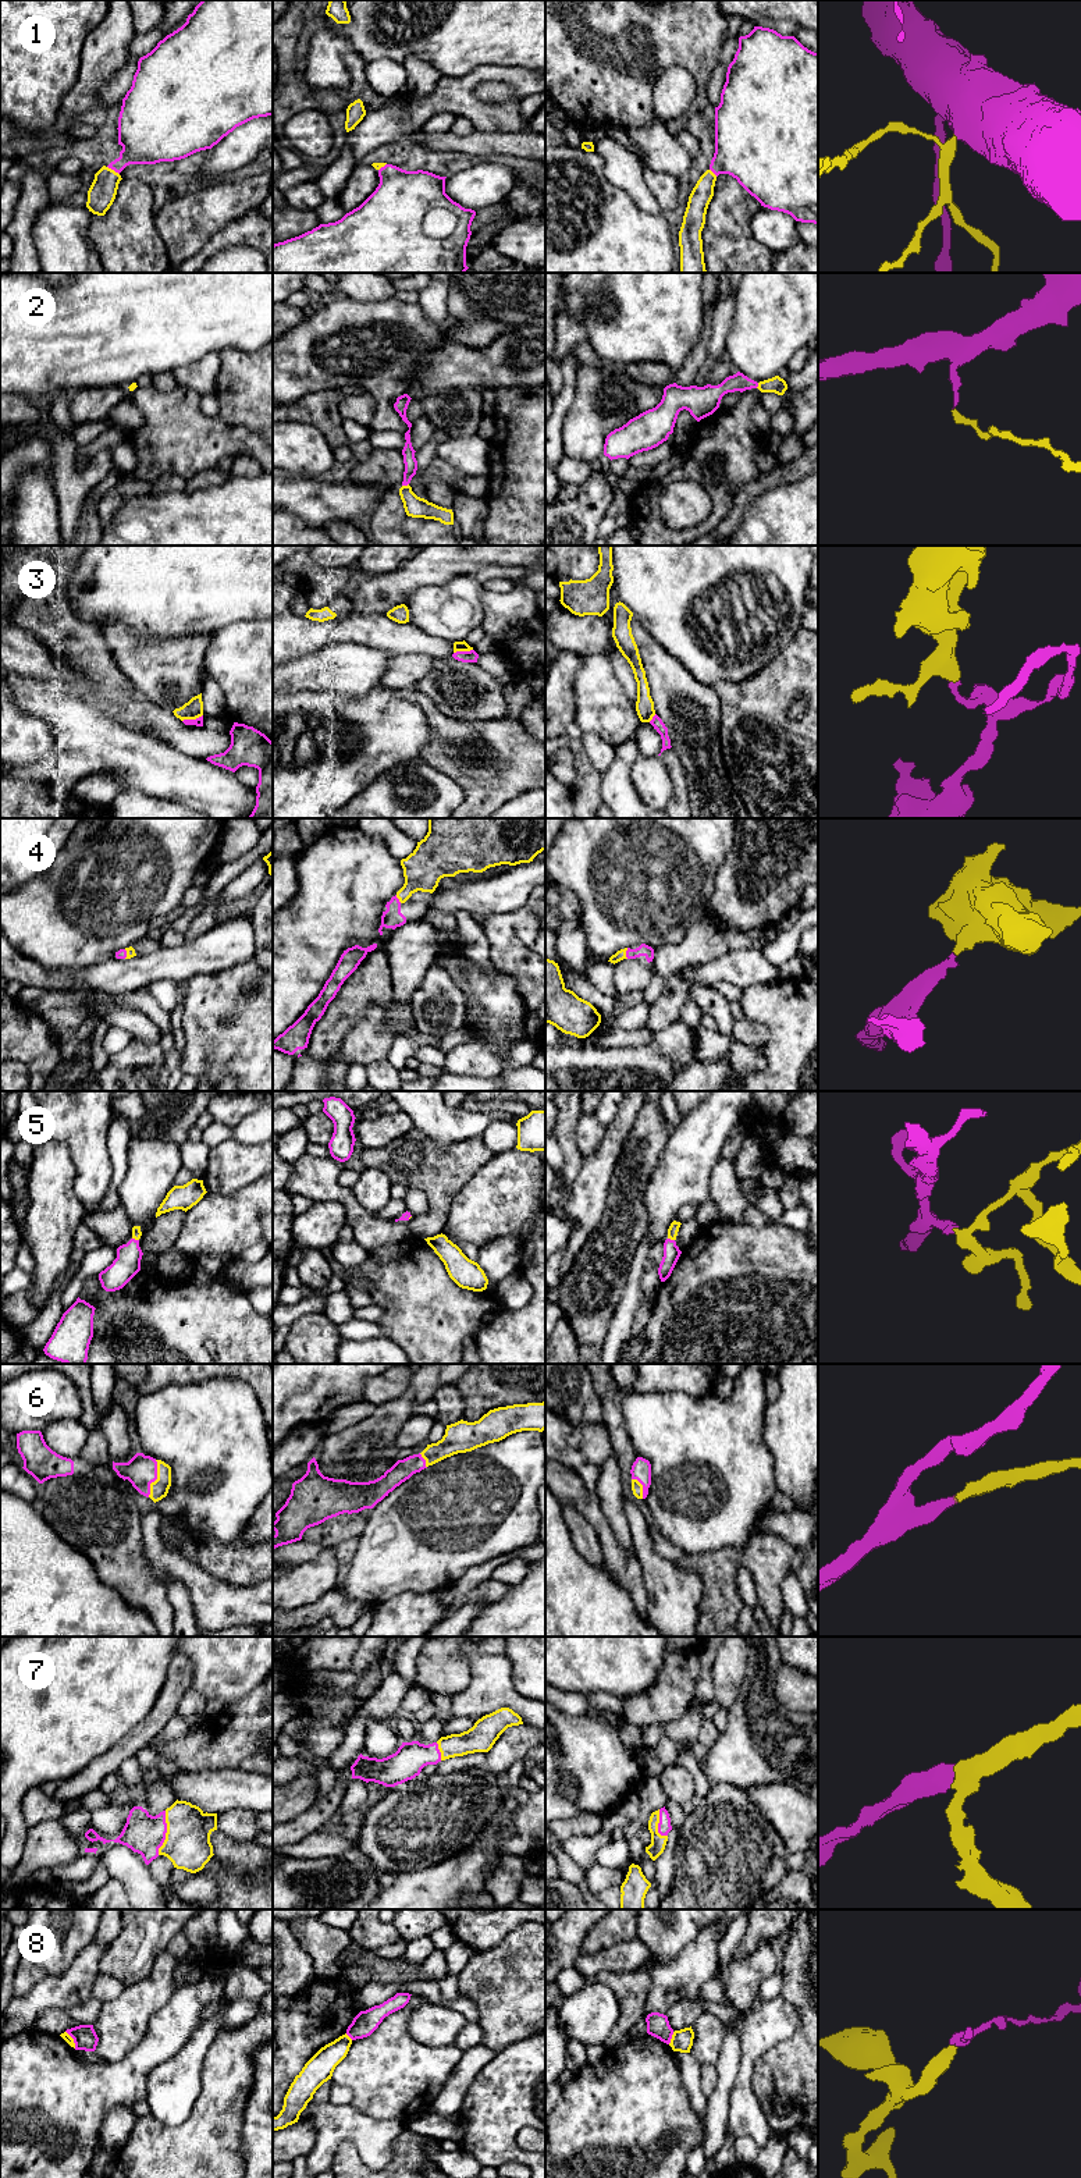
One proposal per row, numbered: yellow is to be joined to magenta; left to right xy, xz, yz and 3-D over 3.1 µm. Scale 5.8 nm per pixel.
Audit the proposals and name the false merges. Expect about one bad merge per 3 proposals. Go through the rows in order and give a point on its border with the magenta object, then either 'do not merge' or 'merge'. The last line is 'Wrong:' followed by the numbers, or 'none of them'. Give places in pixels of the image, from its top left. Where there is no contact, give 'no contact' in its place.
1: xy (113, 169) | merge
2: xz (405, 485) | merge
3: xy (192, 720) | do not merge
4: yz (626, 954) | merge
5: yz (669, 1239) | merge
6: xy (156, 1478) | merge
7: xy (166, 1832) | merge
8: yz (671, 2038) | do not merge
Wrong: 3, 8

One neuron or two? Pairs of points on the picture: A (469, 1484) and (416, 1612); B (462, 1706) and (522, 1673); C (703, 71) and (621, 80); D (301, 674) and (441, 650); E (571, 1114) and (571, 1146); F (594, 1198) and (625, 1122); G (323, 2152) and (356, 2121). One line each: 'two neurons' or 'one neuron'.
A: two neurons
B: two neurons
C: one neuron
D: two neurons
E: one neuron
F: one neuron
G: one neuron

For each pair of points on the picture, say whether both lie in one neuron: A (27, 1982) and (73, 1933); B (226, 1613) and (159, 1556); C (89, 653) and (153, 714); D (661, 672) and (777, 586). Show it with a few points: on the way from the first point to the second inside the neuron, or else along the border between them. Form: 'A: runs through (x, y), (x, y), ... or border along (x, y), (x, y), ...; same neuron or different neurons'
A: runs through (43, 1967), (59, 1967), (60, 1950); same neuron
B: runs through (209, 1596), (182, 1570), (175, 1569); same neuron
C: border along (130, 684), (114, 702), (89, 685); different neurons
D: border along (653, 638), (701, 681); different neurons

